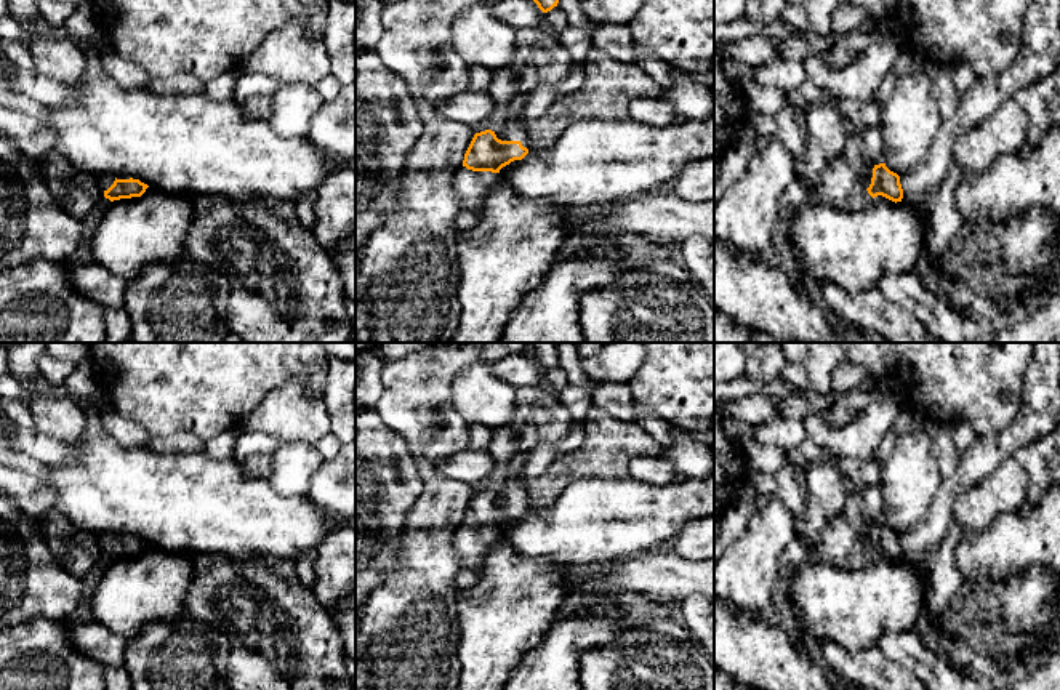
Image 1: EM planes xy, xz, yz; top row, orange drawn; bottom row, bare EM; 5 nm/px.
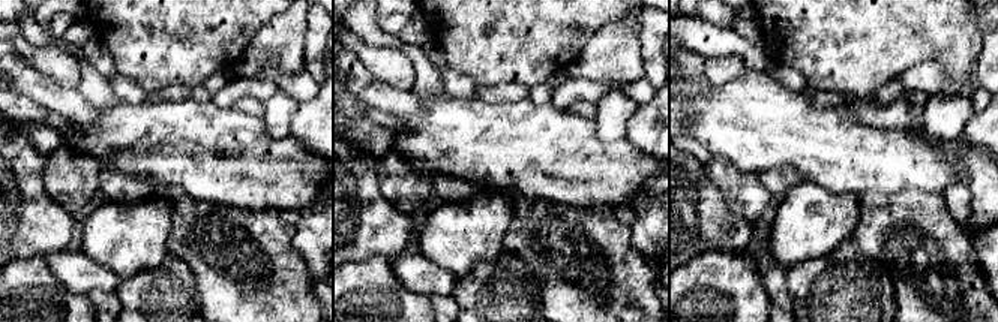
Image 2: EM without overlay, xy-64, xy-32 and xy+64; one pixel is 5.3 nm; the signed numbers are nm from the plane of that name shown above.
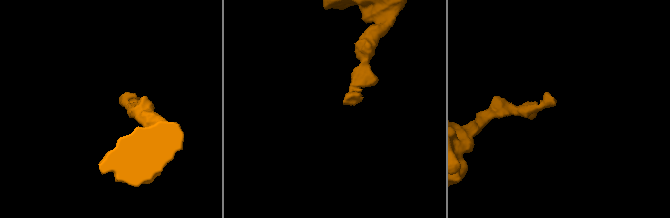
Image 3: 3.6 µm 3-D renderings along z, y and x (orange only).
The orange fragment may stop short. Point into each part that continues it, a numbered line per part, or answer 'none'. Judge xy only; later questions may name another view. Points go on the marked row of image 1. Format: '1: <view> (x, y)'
1: xy (106, 181)

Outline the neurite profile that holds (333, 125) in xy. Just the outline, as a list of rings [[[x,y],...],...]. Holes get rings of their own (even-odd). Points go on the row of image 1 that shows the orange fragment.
[[[355,80],[320,106],[311,118],[307,138],[339,163],[355,166]]]

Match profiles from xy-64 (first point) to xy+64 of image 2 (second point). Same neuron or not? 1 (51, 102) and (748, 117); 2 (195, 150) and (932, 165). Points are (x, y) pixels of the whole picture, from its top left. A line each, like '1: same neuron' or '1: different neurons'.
1: different neurons
2: same neuron

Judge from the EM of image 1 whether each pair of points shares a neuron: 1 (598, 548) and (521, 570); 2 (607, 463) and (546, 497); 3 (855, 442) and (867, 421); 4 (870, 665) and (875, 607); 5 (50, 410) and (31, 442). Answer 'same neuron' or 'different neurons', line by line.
1: different neurons
2: same neuron
3: same neuron
4: different neurons
5: different neurons

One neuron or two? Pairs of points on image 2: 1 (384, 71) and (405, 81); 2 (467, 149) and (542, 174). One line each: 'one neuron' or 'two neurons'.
1: one neuron
2: one neuron

